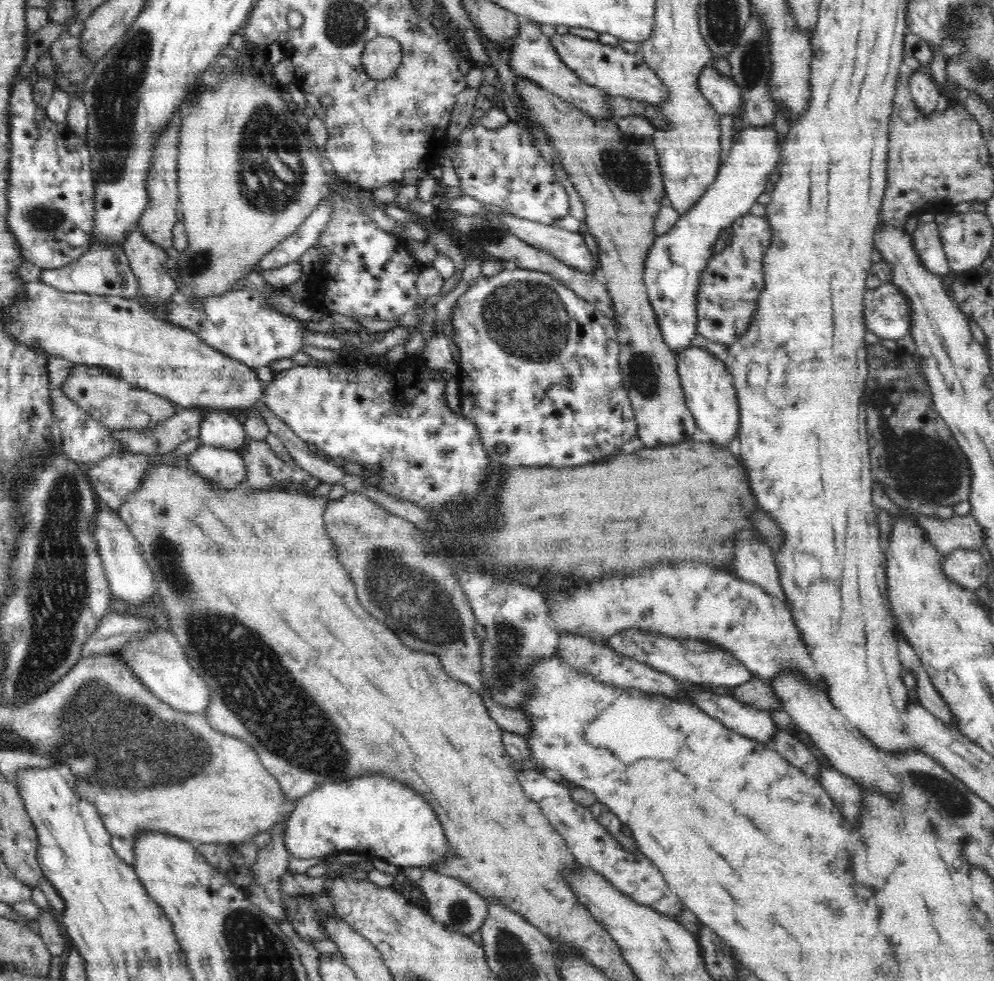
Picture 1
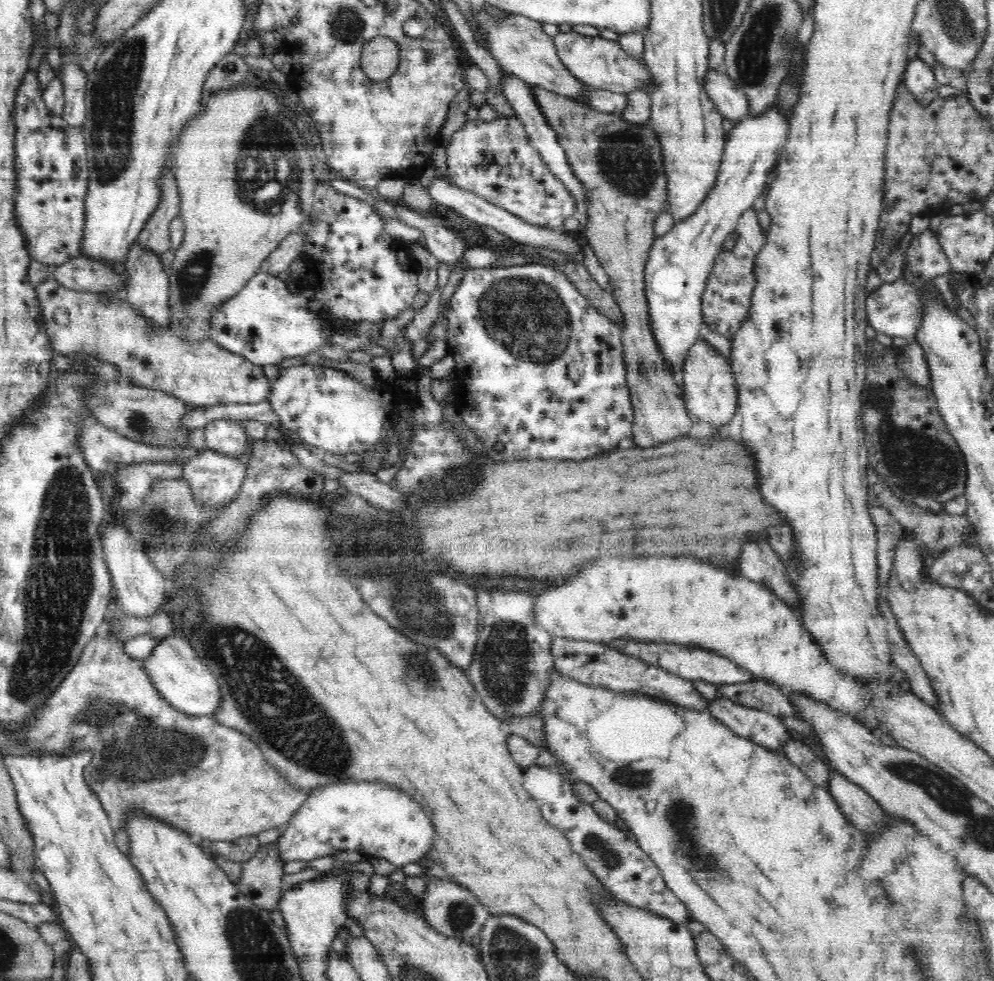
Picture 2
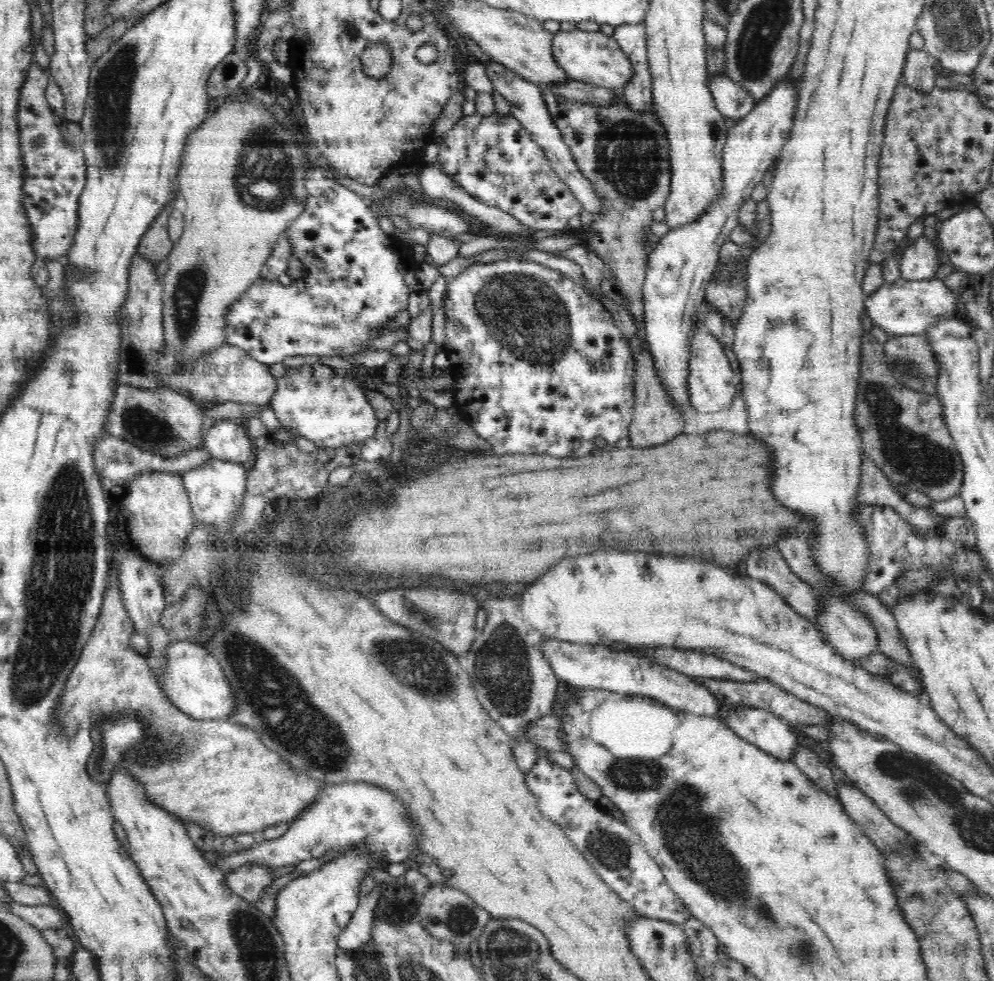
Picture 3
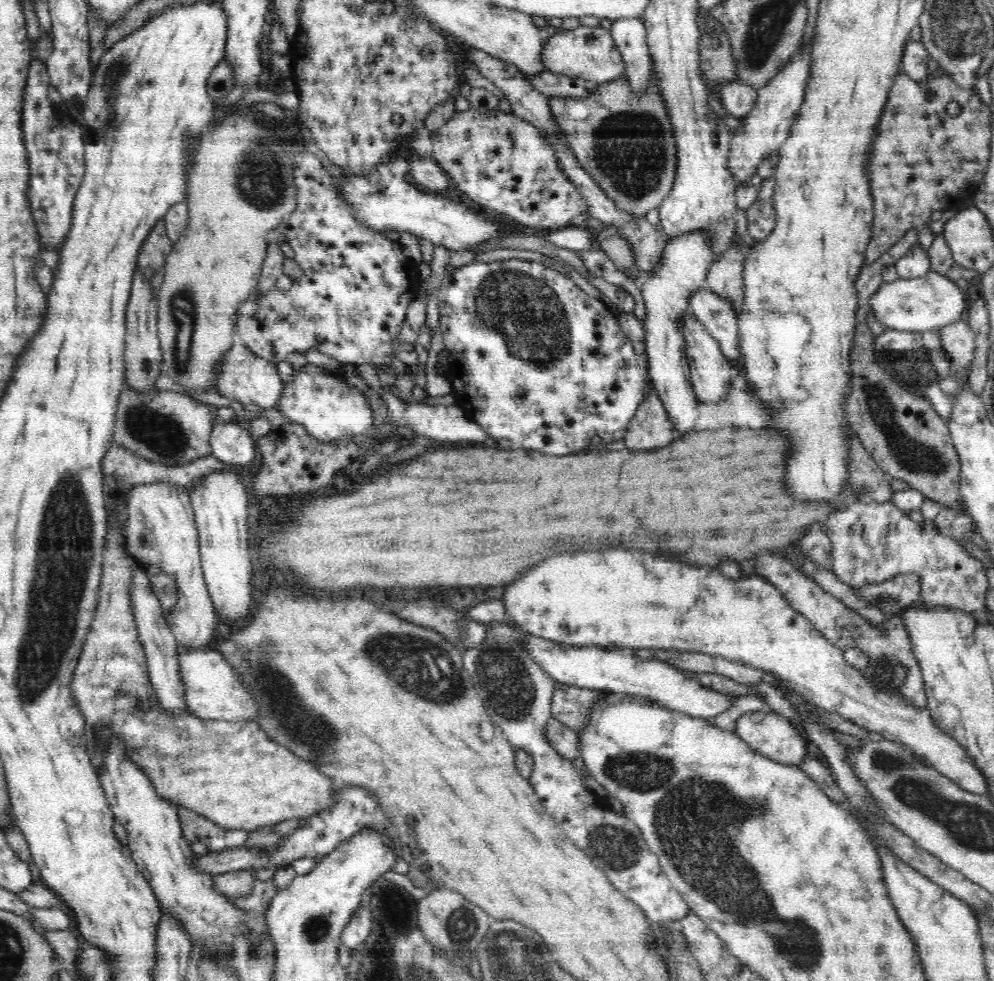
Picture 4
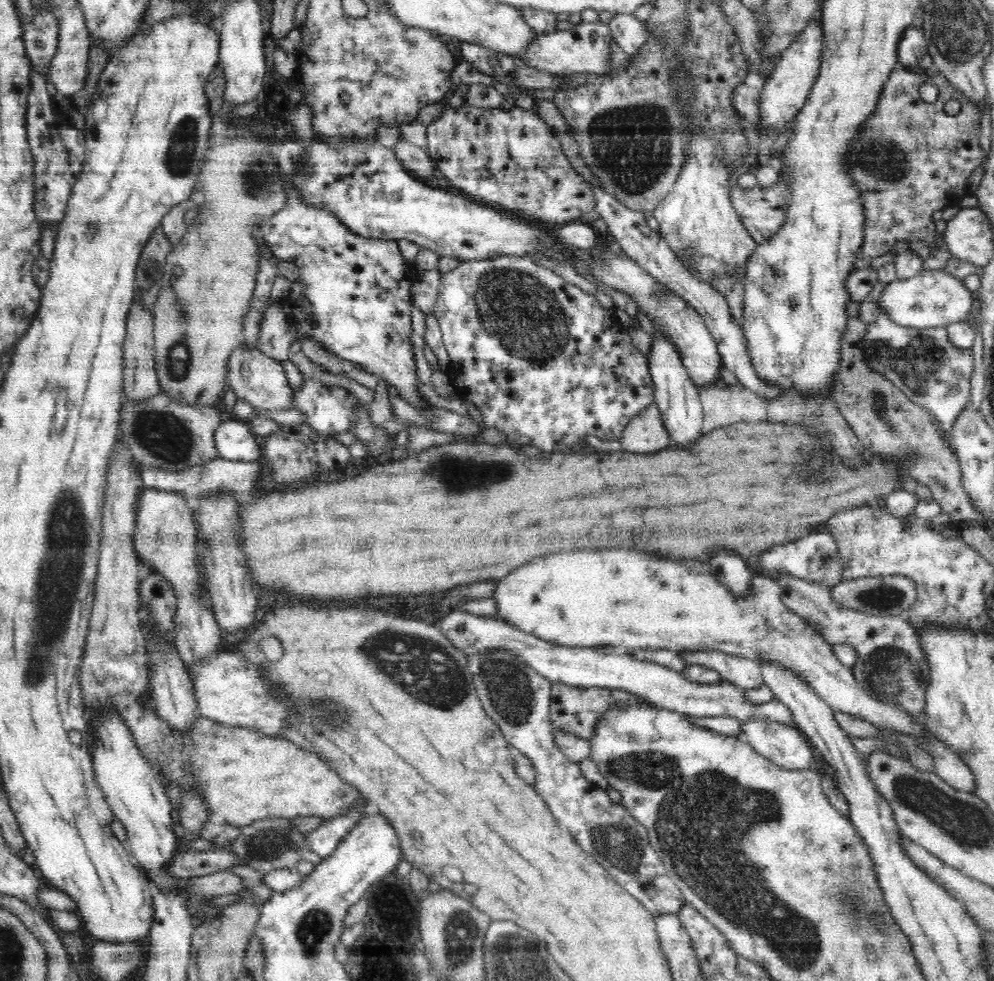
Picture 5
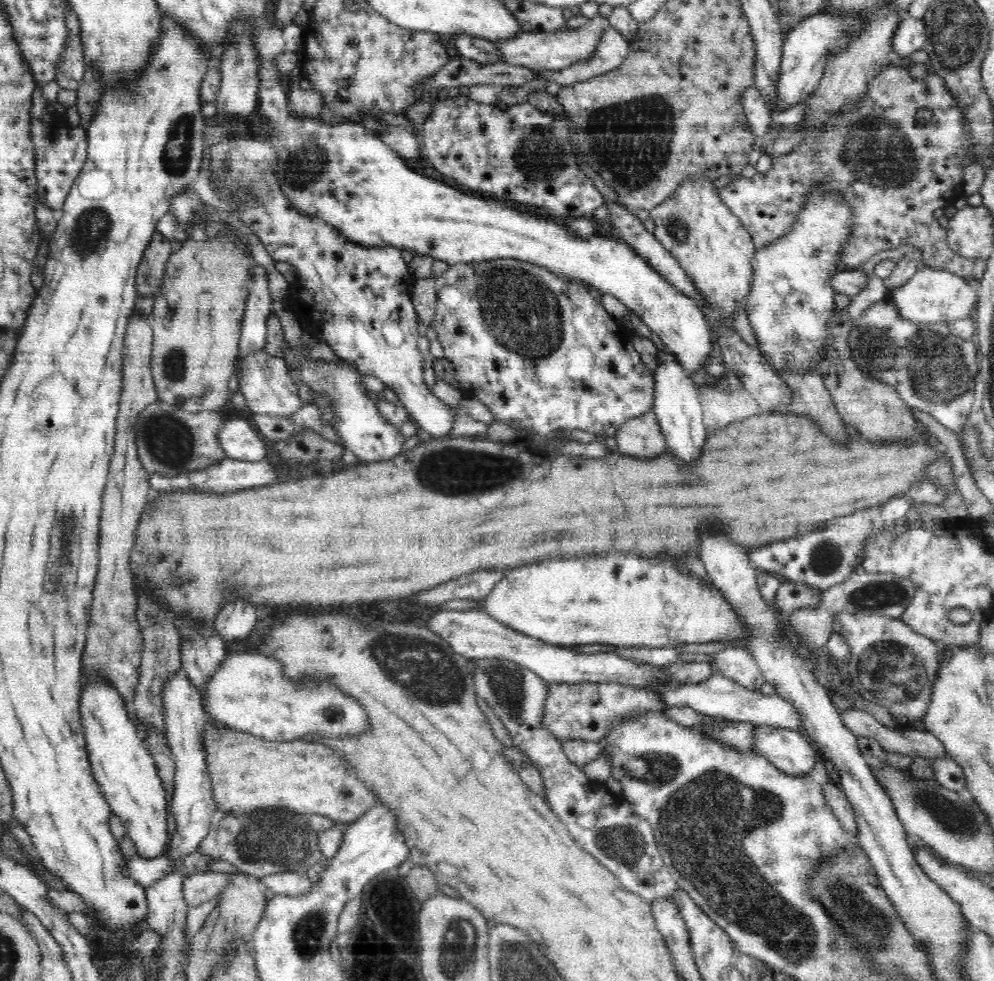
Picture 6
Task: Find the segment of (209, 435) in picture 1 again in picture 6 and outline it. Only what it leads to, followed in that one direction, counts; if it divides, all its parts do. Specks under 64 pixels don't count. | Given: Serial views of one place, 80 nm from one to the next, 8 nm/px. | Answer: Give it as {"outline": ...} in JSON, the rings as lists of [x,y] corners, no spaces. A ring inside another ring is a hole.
{"outline":[[[236,418],[226,422],[218,440],[226,456],[233,459],[258,462],[266,459],[268,450],[264,440],[246,418]]]}

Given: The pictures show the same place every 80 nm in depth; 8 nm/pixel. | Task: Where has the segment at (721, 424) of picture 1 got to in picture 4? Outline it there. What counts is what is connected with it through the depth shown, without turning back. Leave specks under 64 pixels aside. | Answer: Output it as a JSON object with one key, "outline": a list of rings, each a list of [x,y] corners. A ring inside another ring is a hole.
{"outline":[[[686,311],[681,316],[681,324],[683,324],[681,333],[685,338],[688,365],[690,365],[690,380],[694,393],[696,393],[696,399],[700,404],[704,404],[704,402],[716,404],[732,387],[732,379],[736,378],[737,369],[732,367],[729,360],[721,353],[720,343],[712,338],[694,313]]]}

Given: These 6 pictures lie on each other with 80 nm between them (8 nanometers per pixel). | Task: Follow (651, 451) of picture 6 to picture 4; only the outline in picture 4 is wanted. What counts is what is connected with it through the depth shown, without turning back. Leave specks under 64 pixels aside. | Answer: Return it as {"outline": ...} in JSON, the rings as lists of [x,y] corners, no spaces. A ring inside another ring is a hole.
{"outline":[[[648,378],[648,394],[632,417],[624,435],[625,448],[651,450],[670,444],[677,436],[664,404]]]}

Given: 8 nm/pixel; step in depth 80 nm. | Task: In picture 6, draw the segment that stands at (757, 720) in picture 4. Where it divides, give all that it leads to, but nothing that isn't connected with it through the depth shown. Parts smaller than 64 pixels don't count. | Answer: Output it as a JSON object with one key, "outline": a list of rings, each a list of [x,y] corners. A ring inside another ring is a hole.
{"outline":[[[768,725],[754,727],[759,755],[765,756],[784,774],[802,776],[812,772],[819,753],[804,732]]]}

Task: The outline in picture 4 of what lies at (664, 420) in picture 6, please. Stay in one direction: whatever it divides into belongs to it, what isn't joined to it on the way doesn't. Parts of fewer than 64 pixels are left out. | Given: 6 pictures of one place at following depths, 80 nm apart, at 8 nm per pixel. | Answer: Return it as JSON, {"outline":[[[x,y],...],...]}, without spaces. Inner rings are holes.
{"outline":[[[705,230],[680,234],[667,238],[661,264],[654,275],[643,278],[639,287],[645,301],[646,316],[643,322],[645,353],[649,362],[650,383],[656,389],[657,397],[664,404],[676,436],[692,433],[698,418],[699,401],[690,380],[690,365],[686,354],[686,342],[681,333],[681,316],[690,311],[689,298],[703,287],[704,279],[715,263],[710,241]]]}

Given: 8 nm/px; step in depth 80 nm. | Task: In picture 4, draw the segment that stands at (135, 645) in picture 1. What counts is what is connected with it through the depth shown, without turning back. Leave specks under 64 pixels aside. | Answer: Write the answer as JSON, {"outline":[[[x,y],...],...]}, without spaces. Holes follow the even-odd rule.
{"outline":[[[178,646],[178,661],[180,661],[181,682],[184,684],[184,701],[188,713],[201,719],[221,721],[256,721],[262,713],[258,709],[256,698],[252,697],[244,680],[232,670],[232,664],[226,662],[217,650],[186,649]]]}

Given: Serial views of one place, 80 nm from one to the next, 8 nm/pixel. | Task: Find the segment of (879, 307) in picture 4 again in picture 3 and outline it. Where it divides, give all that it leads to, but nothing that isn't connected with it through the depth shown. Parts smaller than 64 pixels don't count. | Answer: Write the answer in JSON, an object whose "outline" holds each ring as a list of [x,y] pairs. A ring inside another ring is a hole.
{"outline":[[[932,277],[922,280],[898,279],[884,283],[865,300],[865,312],[873,324],[886,333],[894,335],[925,334],[926,330],[942,318],[955,316],[959,302],[958,294],[954,293],[940,278]]]}

